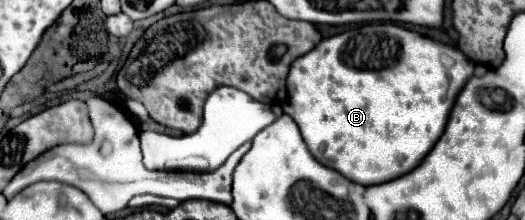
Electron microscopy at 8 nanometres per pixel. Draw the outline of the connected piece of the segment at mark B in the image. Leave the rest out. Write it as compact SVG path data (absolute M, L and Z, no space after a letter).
M384 22L384 24L364 24L364 26L358 26L358 28L352 28L352 30L346 30L342 34L336 34L336 36L330 36L330 38L324 38L314 50L310 50L308 54L296 58L290 66L290 74L286 79L287 98L281 104L284 114L292 116L292 120L298 124L300 132L302 132L302 138L310 150L310 154L324 166L340 172L342 176L346 176L348 180L356 182L356 184L362 184L362 186L376 186L376 184L384 184L384 182L390 182L390 180L396 180L408 172L412 172L416 168L416 164L420 164L426 154L434 148L434 144L438 142L438 138L442 136L444 128L446 128L446 122L448 122L448 116L450 116L450 110L456 102L456 96L458 92L464 88L464 84L468 82L468 78L472 76L474 72L474 64L458 50L458 48L452 48L444 42L438 42L438 40L432 40L432 38L426 38L426 36L420 36L418 32L412 32L412 30L406 30L398 24L390 24L390 22Z

